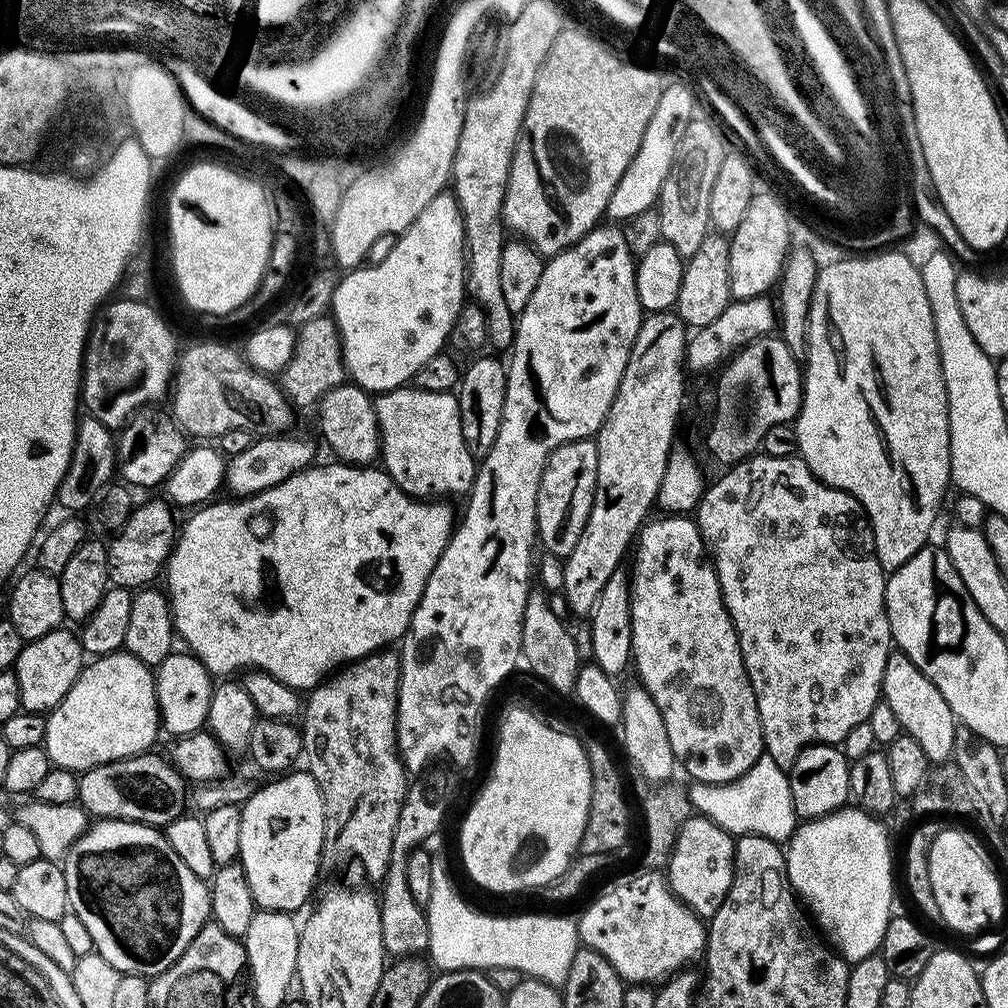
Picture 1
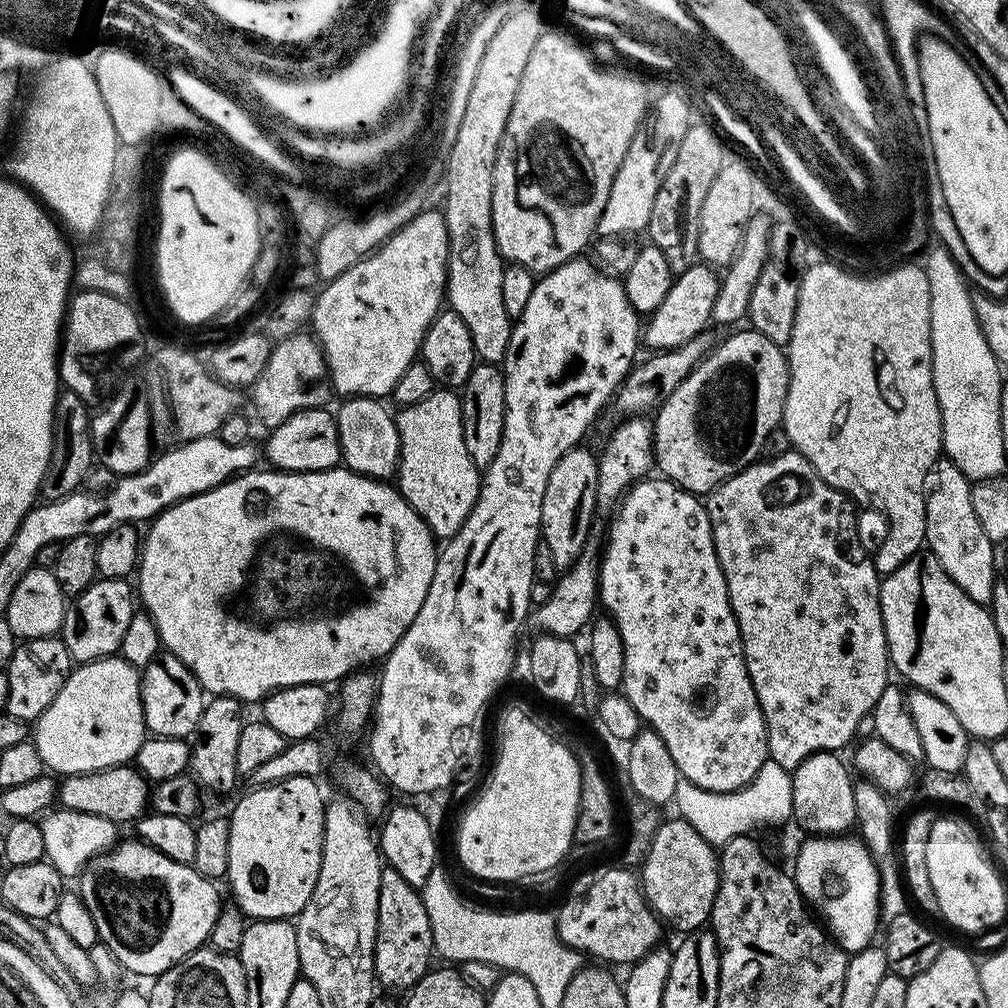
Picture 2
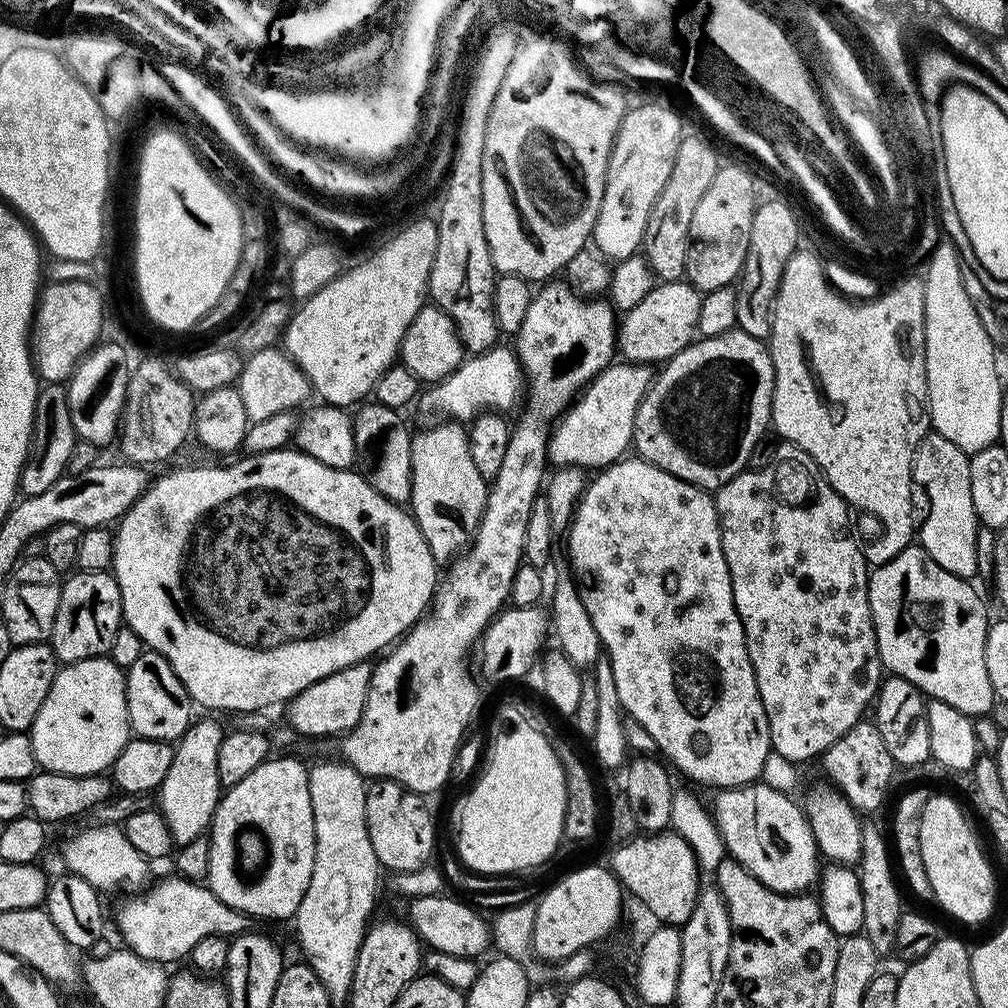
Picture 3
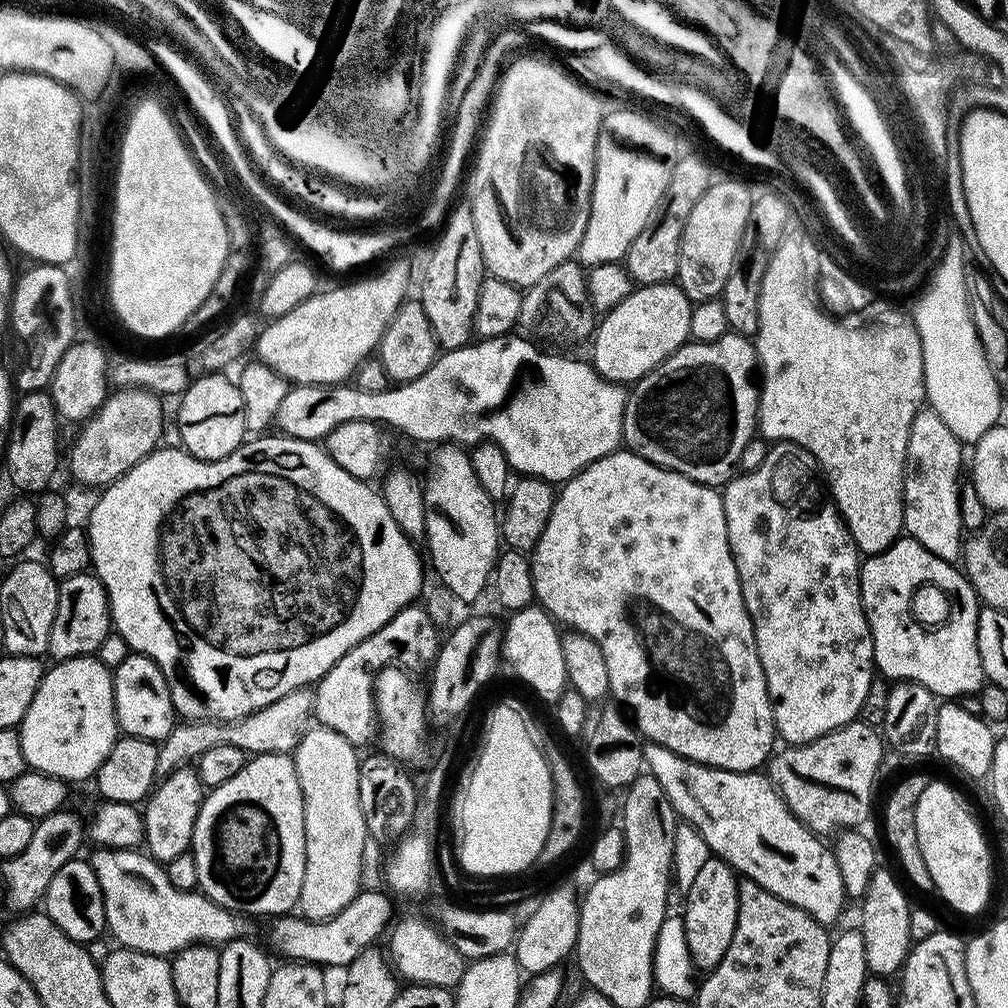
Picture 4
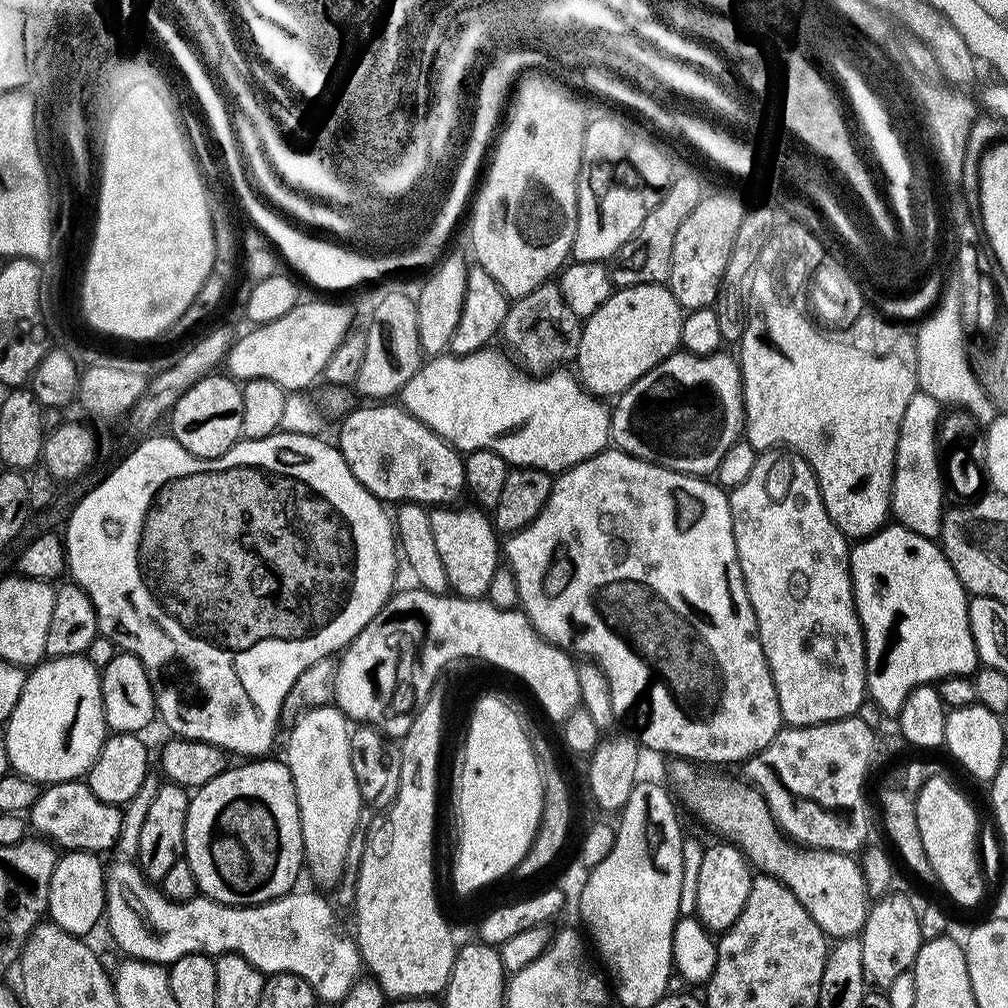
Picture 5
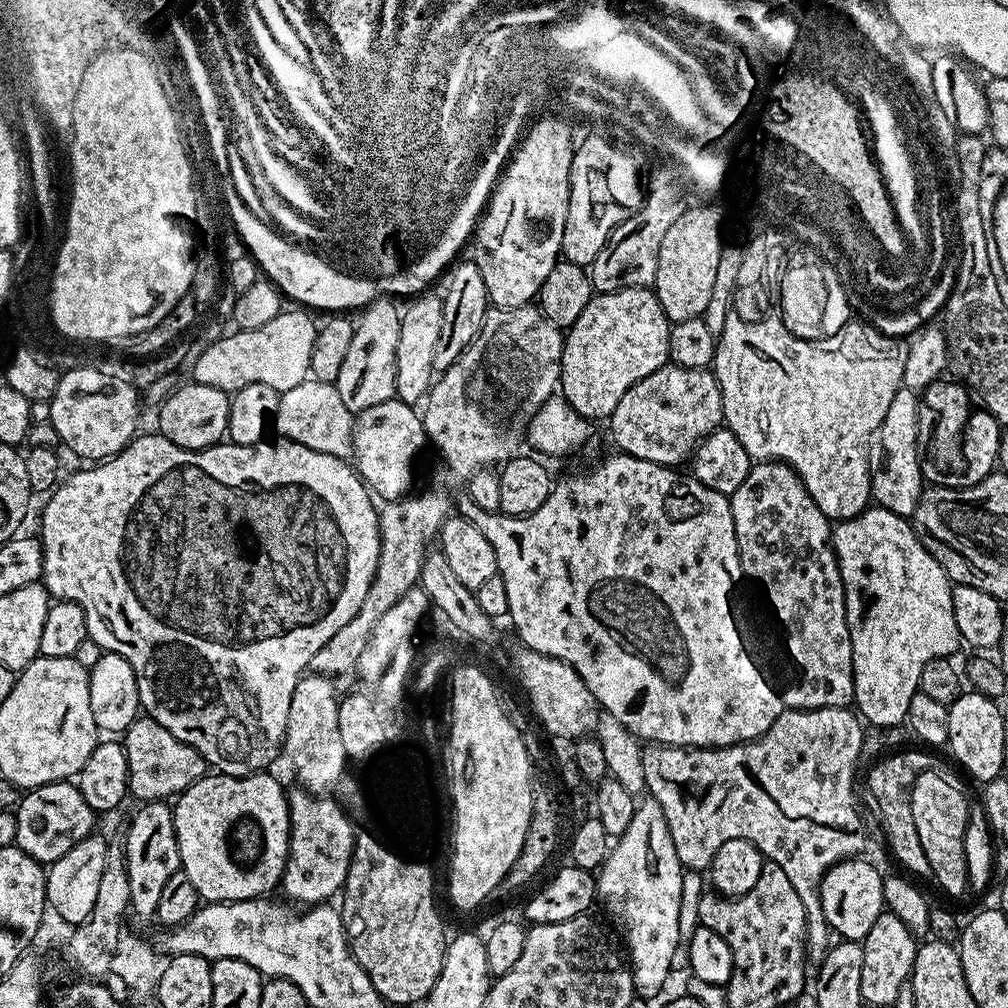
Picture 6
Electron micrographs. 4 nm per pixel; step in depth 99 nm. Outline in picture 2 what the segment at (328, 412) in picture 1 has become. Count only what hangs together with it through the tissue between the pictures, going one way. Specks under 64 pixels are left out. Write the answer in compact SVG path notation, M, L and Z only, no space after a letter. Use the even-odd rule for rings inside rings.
M353 396L343 402L345 404L334 412L343 467L371 480L387 481L395 477L400 467L400 439L395 415L391 411L388 413L379 399L370 396Z

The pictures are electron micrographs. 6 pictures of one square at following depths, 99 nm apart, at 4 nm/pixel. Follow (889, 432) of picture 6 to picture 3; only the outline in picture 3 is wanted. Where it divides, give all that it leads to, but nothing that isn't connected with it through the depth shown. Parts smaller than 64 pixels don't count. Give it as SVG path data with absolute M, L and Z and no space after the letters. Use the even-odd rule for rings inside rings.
M935 434L921 439L912 458L913 481L924 487L924 496L928 499L924 525L918 528L919 547L926 549L930 559L938 562L942 570L965 578L977 575L975 542L978 521L971 501L970 466L969 453Z

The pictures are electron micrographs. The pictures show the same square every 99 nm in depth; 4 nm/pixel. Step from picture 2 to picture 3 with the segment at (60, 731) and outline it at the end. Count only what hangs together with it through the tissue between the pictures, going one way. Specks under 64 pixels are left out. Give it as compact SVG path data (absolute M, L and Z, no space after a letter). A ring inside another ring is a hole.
M95 656L57 671L30 735L37 765L45 772L95 776L111 769L130 739L126 672L108 656Z

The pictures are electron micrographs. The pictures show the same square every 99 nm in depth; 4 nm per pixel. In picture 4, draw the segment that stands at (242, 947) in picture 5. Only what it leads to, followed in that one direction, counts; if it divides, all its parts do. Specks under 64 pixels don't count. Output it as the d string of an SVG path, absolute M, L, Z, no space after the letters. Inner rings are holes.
M104 850L99 853L100 864L96 868L97 878L101 884L101 894L104 899L105 914L108 918L120 916L110 924L110 932L116 935L117 945L133 948L146 954L154 954L165 958L181 952L194 943L223 946L229 940L235 940L244 928L243 919L228 908L215 904L211 898L197 890L183 892L170 886L170 878L165 865L149 858L140 850Z

